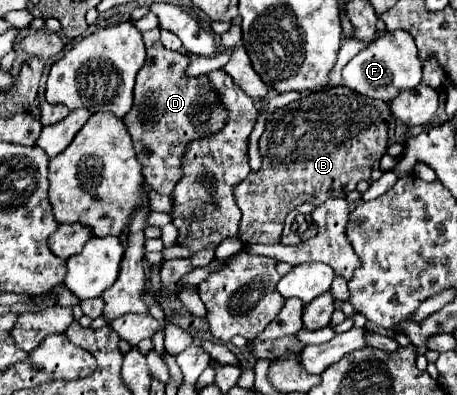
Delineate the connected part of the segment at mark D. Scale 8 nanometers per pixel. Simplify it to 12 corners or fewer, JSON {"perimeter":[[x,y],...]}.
{"perimeter":[[143,32],[123,122],[147,184],[171,194],[185,140],[225,120],[205,76]]}

